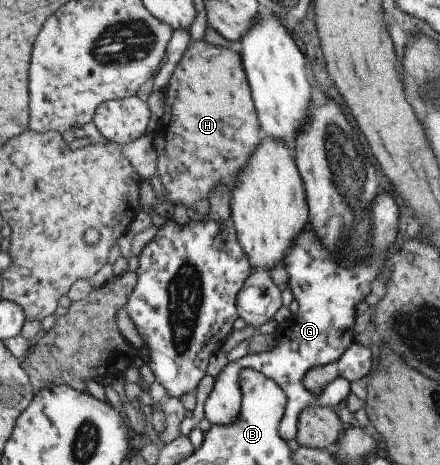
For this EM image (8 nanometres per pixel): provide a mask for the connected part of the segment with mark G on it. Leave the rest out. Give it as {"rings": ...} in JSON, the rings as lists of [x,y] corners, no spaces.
{"rings":[[[388,191],[377,193],[371,199],[366,213],[371,252],[365,260],[352,262],[352,265],[340,265],[335,254],[329,254],[313,232],[313,227],[308,224],[308,219],[304,227],[299,229],[282,265],[287,273],[287,287],[298,304],[298,311],[277,325],[272,333],[276,346],[271,351],[246,354],[234,362],[228,362],[215,376],[214,385],[203,404],[204,418],[210,425],[227,424],[237,418],[241,400],[239,374],[248,369],[275,381],[284,392],[287,405],[277,425],[277,434],[284,441],[295,439],[297,419],[302,409],[310,405],[331,408],[347,398],[349,381],[344,378],[335,378],[319,395],[312,395],[302,386],[302,377],[313,367],[336,361],[351,344],[355,305],[370,293],[370,283],[379,276],[388,248],[398,240],[398,205]]]}

